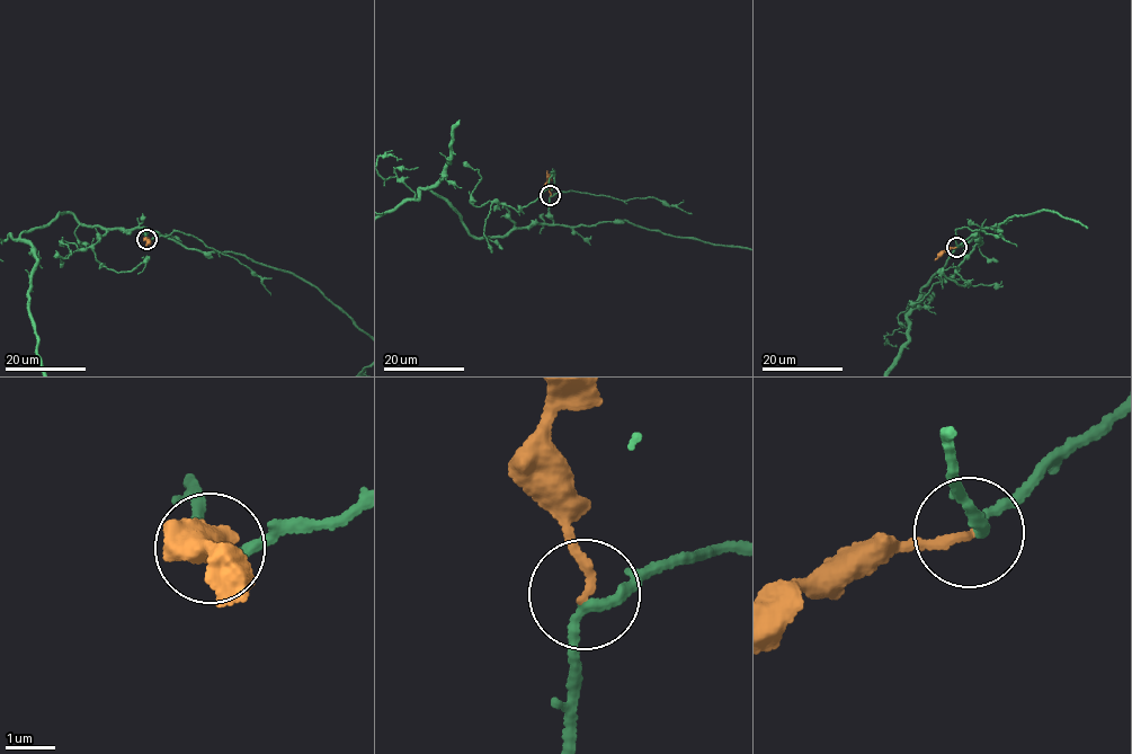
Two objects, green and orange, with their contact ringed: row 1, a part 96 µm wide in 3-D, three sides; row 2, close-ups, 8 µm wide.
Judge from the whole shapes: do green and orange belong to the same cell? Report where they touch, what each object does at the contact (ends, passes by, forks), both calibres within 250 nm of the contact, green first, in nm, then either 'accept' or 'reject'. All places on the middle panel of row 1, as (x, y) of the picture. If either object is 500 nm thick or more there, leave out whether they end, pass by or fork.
at (550, 195); green passes by; orange ends there; 200 nm thick on the green side, 180 nm on the other; reject

